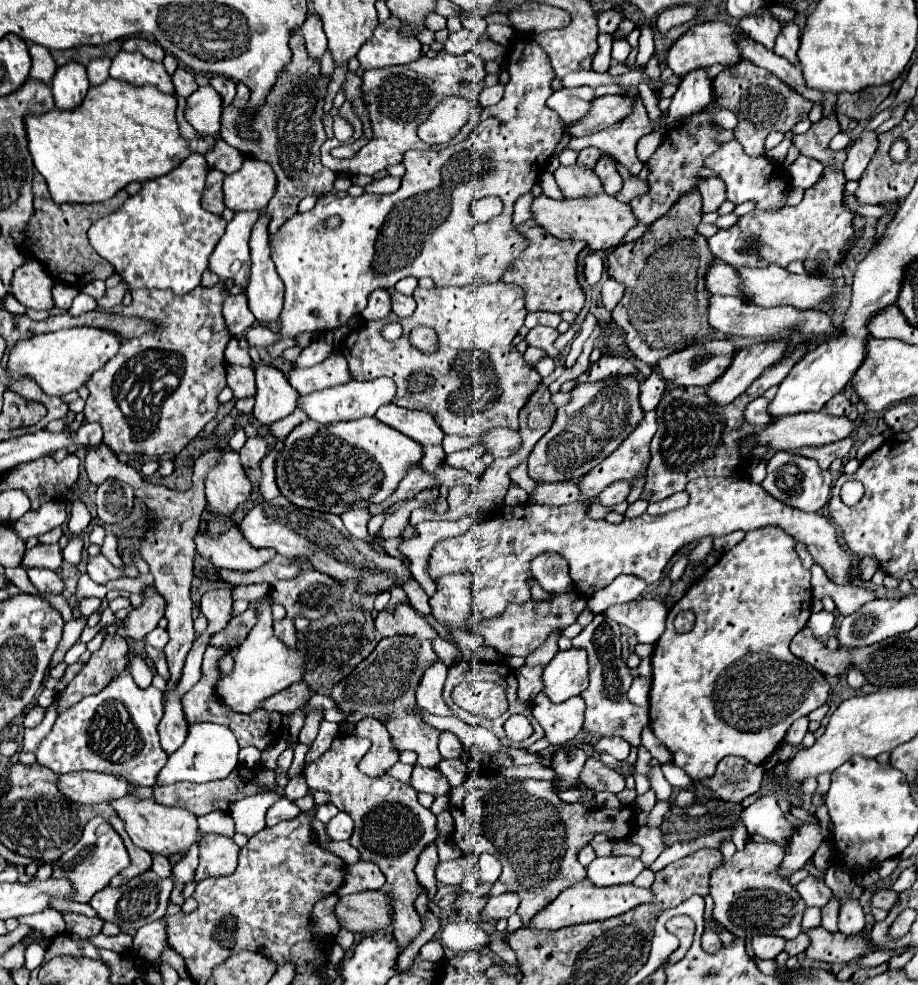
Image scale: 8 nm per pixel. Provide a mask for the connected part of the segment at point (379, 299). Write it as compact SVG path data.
M373 290L369 294L369 304L361 312L361 316L365 320L381 320L387 318L389 312L391 312L391 296L387 294L387 290Z

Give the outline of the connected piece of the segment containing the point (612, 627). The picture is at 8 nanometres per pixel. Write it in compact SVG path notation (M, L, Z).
M597 614L593 622L573 638L573 646L583 648L589 656L589 688L581 694L587 706L583 732L589 736L619 736L631 746L639 746L641 730L649 724L649 706L635 706L627 700L633 676L621 658L621 628L603 614Z

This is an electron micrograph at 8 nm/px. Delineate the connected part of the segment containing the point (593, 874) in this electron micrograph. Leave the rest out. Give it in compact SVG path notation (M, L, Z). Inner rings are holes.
M605 856L605 858L595 858L587 866L587 878L595 886L613 886L613 884L627 884L633 882L641 870L643 862L639 858L631 856Z

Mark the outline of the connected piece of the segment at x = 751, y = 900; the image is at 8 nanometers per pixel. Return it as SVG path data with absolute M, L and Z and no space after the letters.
M749 840L743 852L735 852L733 858L723 858L721 866L713 870L709 892L715 902L715 920L733 936L751 940L757 934L773 934L791 940L801 932L805 902L789 880L779 874L783 858L785 848L771 842Z

